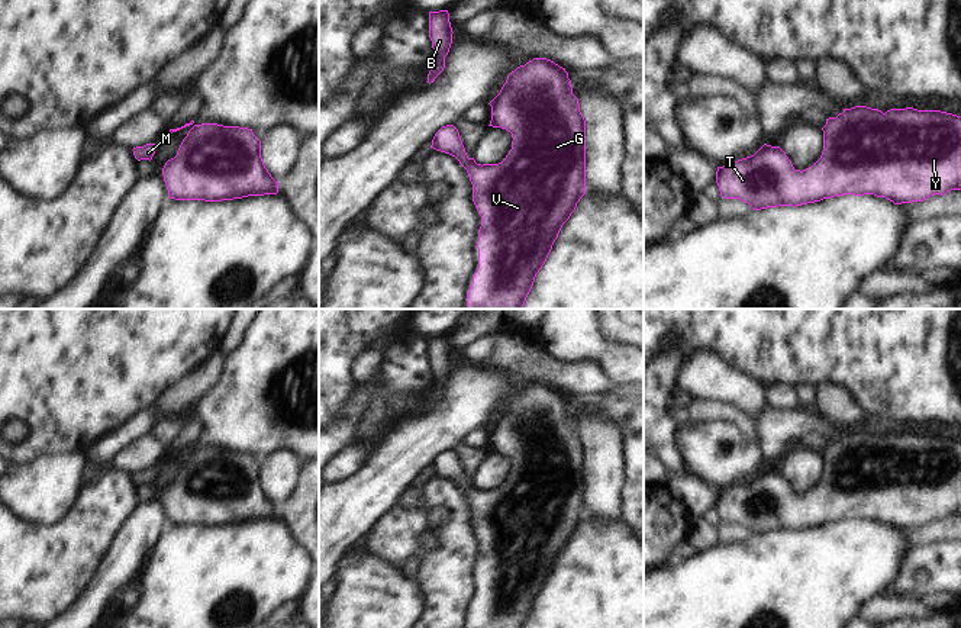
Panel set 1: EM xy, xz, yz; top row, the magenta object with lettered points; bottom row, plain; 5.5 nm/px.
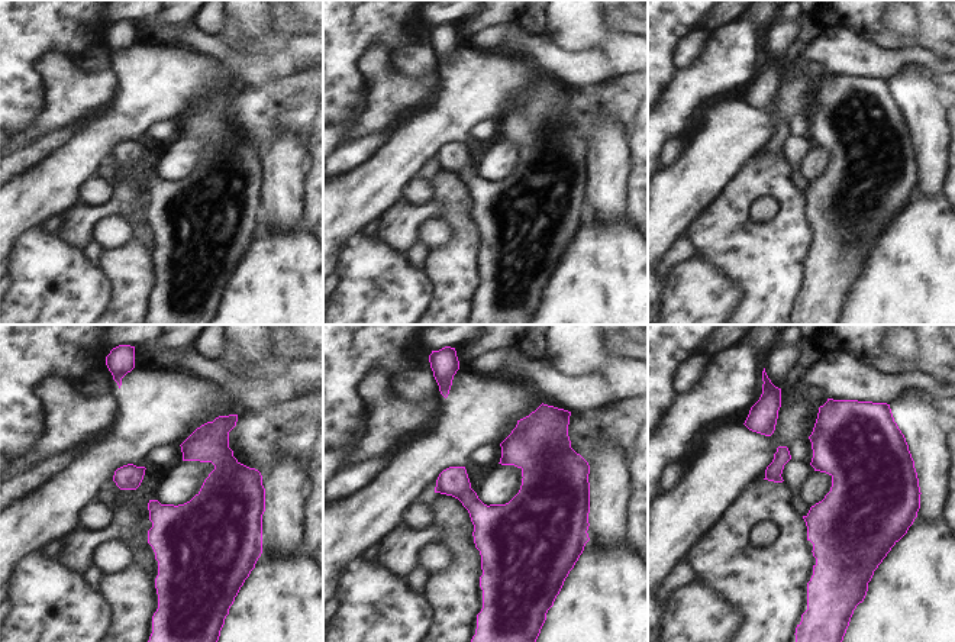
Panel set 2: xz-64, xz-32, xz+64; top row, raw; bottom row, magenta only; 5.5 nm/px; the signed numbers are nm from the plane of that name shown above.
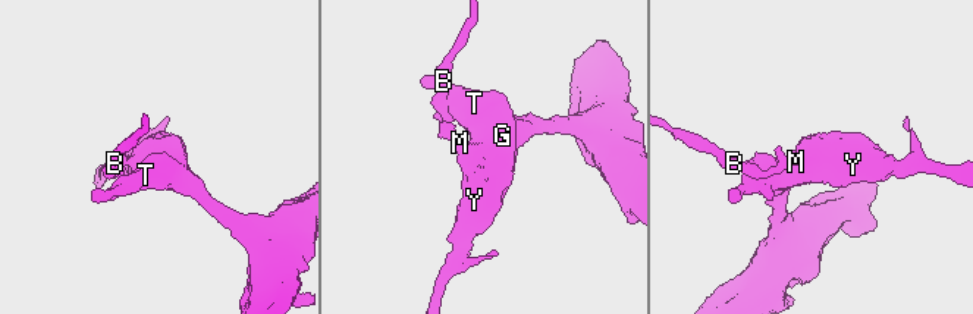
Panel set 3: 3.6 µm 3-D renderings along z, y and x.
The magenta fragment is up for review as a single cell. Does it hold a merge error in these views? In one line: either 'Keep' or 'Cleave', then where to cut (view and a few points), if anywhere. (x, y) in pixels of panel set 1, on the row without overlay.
Keep. No split

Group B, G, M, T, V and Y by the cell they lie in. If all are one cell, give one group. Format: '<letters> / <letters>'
B G M T V Y

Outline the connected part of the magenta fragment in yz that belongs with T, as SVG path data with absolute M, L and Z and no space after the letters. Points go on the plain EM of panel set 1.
M855 431L851 434L844 434L836 442L826 444L826 450L822 453L823 455L823 476L820 483L809 493L800 496L796 495L786 480L786 477L780 471L771 471L764 468L754 480L728 487L723 492L717 492L716 496L716 508L719 511L720 521L725 524L739 524L748 528L754 535L761 535L767 532L778 532L778 531L802 531L807 528L820 526L823 524L831 524L835 521L864 521L874 519L877 522L886 522L894 529L912 528L912 526L923 526L933 519L947 519L951 515L961 515L961 441L941 437L941 435L918 435L913 432L906 434L890 434L883 438L878 434L871 434L867 431Z

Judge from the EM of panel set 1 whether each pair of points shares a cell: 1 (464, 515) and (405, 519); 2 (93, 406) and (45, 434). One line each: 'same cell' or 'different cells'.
1: same cell
2: same cell

